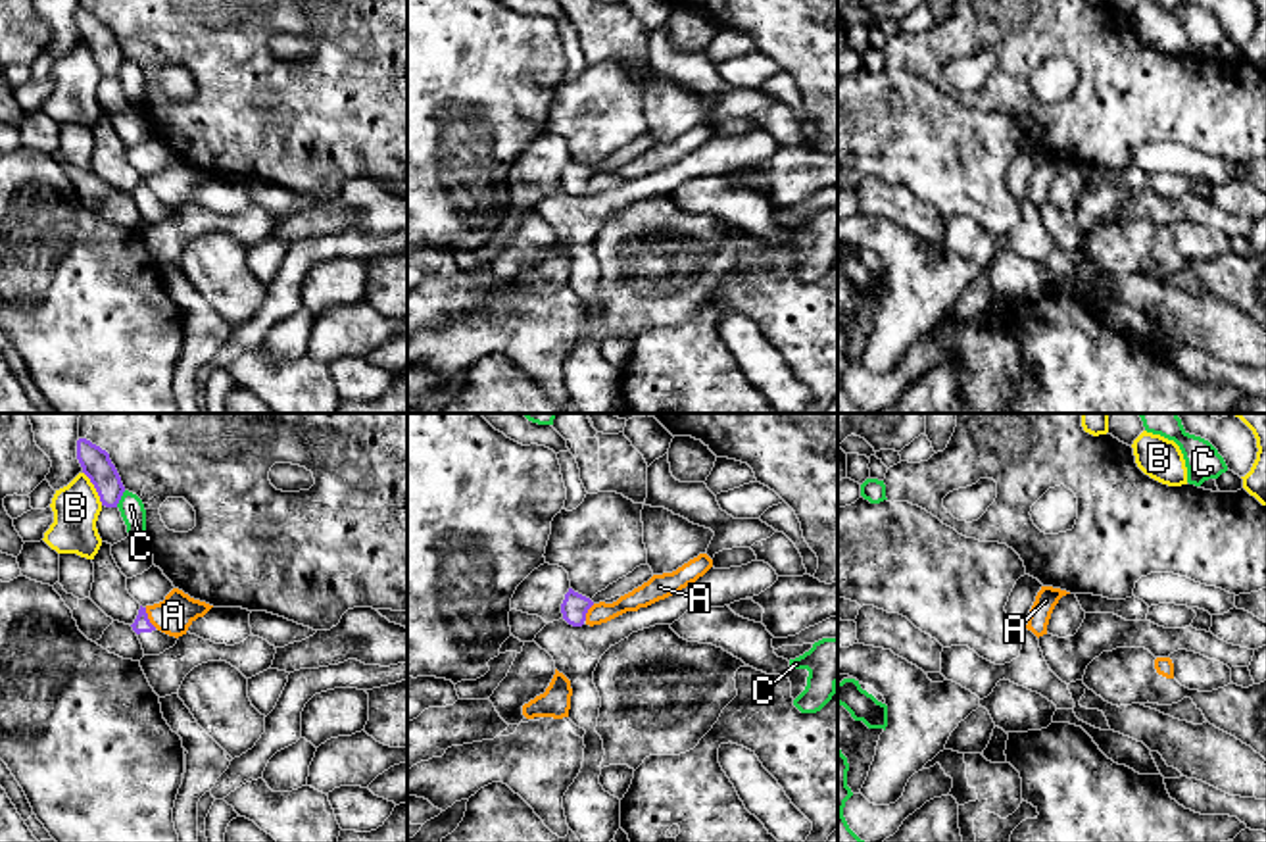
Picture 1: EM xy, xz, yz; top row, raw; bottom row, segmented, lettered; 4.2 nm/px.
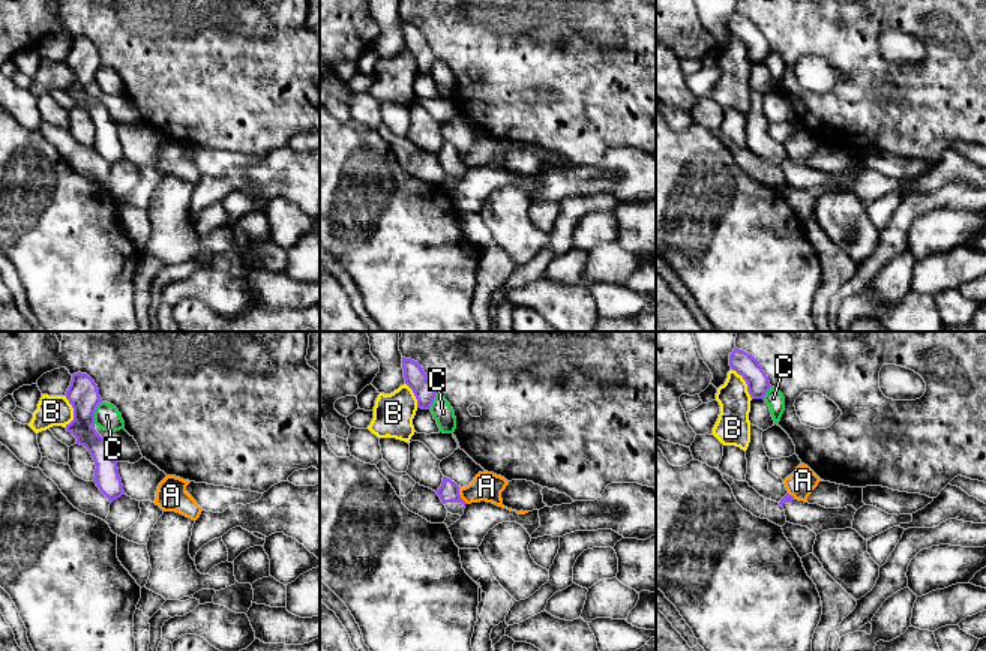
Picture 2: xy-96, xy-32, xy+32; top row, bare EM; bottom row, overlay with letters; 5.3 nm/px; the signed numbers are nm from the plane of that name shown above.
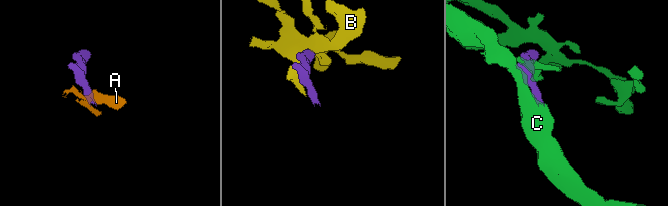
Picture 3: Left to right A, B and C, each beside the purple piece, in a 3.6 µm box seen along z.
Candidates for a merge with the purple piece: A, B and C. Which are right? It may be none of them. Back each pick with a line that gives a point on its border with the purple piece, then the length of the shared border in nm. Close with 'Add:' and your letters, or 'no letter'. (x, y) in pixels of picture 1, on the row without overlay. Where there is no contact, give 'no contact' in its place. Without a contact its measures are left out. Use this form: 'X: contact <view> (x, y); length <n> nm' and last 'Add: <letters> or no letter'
Add: no letter

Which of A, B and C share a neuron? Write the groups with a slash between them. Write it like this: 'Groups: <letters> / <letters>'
Groups: A B / C

